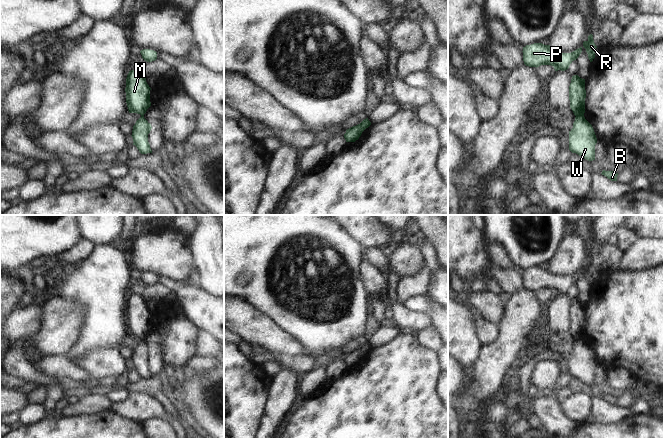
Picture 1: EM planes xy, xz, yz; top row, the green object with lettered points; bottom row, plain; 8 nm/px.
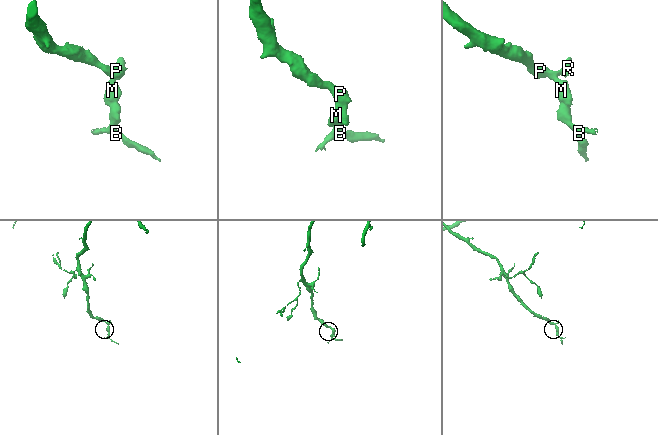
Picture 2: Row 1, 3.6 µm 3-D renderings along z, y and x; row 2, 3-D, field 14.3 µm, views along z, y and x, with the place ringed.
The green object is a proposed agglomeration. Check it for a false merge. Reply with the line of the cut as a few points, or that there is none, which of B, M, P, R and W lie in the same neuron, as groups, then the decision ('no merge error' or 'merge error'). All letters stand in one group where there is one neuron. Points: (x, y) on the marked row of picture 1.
cut xz (359, 124), (361, 133); groups B W / M P R; merge error

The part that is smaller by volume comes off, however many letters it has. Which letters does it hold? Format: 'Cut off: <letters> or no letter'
Cut off: B, W

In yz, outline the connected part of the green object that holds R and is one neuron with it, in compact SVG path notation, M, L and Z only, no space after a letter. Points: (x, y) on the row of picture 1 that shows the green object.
M593 35L588 36L588 40L583 42L583 46L571 53L561 53L554 50L550 45L542 43L534 43L523 47L523 61L526 66L539 67L541 65L551 65L555 71L565 71L570 64L576 60L582 52L582 48L586 49L590 62L595 58L597 46L594 43Z

